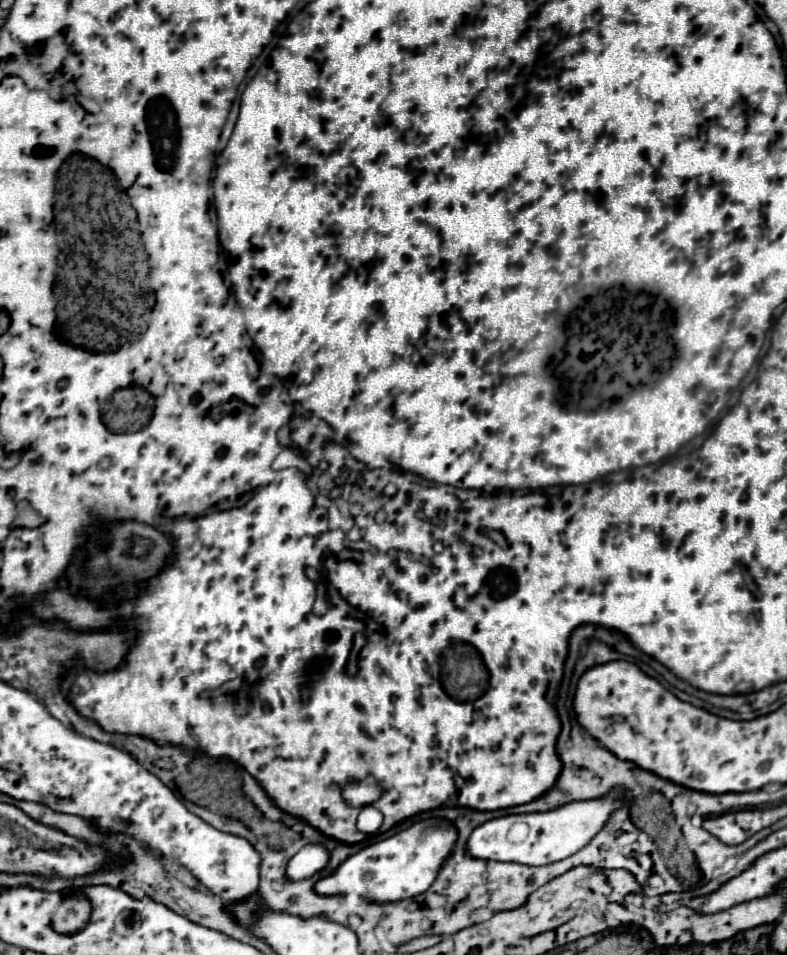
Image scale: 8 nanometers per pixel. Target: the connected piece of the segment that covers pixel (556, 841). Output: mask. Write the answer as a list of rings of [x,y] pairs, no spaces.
[[[612,788],[612,792],[596,800],[568,802],[560,808],[534,814],[510,814],[484,822],[468,838],[468,852],[474,858],[520,862],[528,866],[544,866],[550,862],[564,860],[584,848],[608,822],[610,814],[626,806],[624,788]]]

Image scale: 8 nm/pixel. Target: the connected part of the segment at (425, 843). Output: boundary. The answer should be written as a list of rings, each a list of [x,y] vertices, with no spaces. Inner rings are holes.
[[[430,818],[424,822],[416,822],[410,828],[380,842],[374,842],[344,860],[334,870],[334,874],[316,882],[316,892],[324,896],[356,894],[358,898],[368,902],[396,902],[418,896],[426,892],[436,880],[440,866],[452,852],[456,836],[456,826],[450,820]],[[426,828],[430,828],[430,832],[424,834]]]

